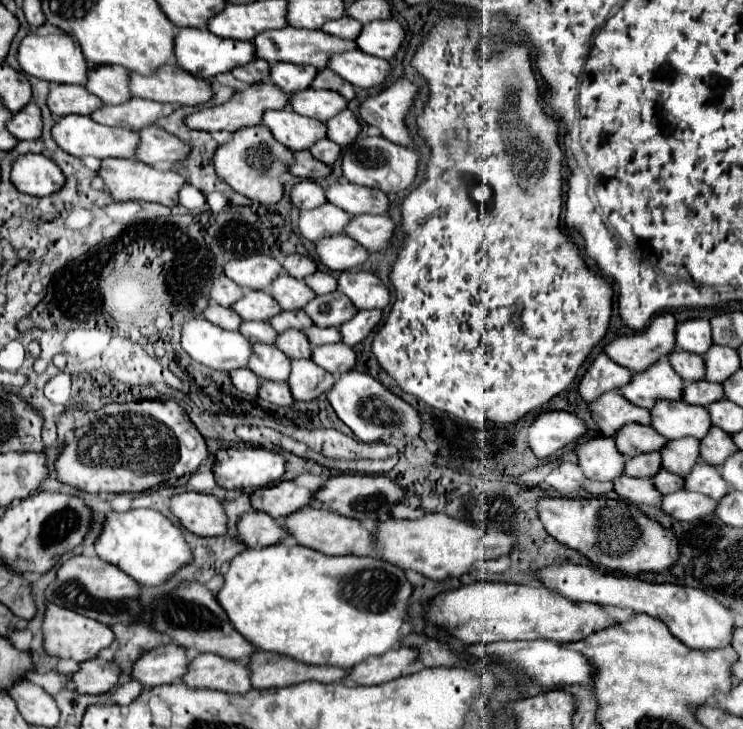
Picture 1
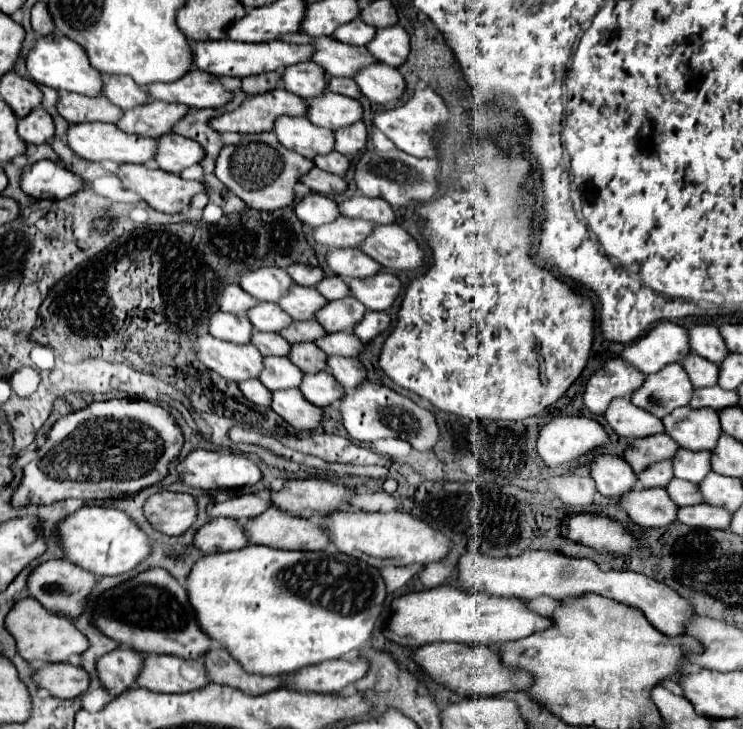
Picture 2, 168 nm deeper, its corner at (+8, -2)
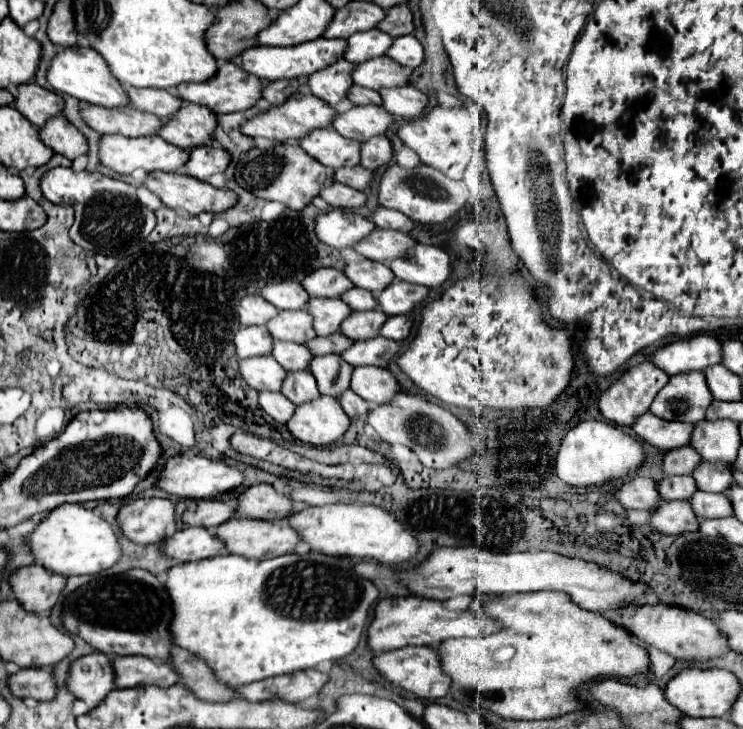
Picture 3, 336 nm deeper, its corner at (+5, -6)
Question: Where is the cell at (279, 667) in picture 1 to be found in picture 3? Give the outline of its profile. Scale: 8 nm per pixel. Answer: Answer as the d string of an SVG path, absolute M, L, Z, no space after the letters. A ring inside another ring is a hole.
M176 648L176 654L172 654L172 666L184 674L184 686L192 688L192 692L202 700L230 702L236 696L234 686L222 684L202 658L184 648Z

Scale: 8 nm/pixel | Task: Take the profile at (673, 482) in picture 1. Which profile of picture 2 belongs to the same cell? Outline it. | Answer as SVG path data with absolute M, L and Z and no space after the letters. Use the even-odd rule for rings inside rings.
M671 480L671 484L667 486L667 492L671 496L671 500L677 504L677 506L693 506L697 502L705 502L701 498L701 492L699 492L699 486L693 484L693 482L687 482L687 480Z

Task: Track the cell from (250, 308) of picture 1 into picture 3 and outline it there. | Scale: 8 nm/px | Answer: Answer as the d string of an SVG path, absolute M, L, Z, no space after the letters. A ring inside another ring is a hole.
M280 310L272 320L268 320L266 328L274 340L296 344L304 344L308 338L316 336L312 330L312 318L306 310Z

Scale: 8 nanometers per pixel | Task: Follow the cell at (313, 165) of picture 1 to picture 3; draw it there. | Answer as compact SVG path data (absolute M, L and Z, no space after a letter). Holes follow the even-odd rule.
M334 182L328 188L320 190L320 198L324 198L334 208L360 208L366 202L366 194L344 184Z

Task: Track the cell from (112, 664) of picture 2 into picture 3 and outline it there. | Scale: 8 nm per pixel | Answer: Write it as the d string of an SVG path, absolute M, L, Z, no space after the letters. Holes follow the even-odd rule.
M94 652L78 658L70 666L70 676L66 684L76 698L84 700L90 708L96 708L108 696L108 692L116 690L114 680L116 672L112 658L102 652Z

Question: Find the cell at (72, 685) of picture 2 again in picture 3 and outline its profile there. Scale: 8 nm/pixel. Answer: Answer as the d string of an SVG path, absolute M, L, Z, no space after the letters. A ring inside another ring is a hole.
M26 668L10 676L10 688L20 698L36 698L40 702L50 702L56 698L58 684L48 668Z

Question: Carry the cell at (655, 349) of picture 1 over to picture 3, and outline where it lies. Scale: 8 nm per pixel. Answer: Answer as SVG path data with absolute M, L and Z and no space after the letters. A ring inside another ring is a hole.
M708 334L690 336L660 346L650 356L650 362L670 376L690 370L704 370L706 366L720 364L720 344L718 338Z

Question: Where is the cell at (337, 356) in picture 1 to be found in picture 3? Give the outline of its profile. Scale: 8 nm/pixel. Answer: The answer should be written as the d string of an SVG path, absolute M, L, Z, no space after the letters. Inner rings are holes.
M356 366L352 372L350 390L364 400L372 400L372 404L380 404L388 402L388 398L398 392L398 382L386 368Z

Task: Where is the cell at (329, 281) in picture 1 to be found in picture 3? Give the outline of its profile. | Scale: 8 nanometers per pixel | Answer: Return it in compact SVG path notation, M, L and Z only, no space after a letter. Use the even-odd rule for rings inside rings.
M352 288L352 290L346 290L342 296L340 296L352 310L374 310L376 308L376 298L372 296L372 292L364 290L364 288Z

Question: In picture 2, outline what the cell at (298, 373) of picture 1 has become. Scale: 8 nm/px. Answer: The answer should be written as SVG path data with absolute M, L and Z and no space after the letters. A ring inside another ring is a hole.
M329 372L305 374L299 390L315 406L331 406L345 396L345 388Z

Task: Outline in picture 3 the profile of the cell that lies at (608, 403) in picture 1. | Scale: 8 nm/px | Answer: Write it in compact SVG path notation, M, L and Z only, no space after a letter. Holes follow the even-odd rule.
M644 412L636 418L632 424L632 430L648 444L660 448L660 450L672 450L686 446L690 440L692 424L684 422L664 422L662 418L656 418L650 412Z

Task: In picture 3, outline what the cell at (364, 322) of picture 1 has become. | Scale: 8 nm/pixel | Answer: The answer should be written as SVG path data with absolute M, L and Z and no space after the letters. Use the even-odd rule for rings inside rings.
M390 316L380 328L380 336L400 342L410 334L410 328L412 328L412 320L408 316Z

